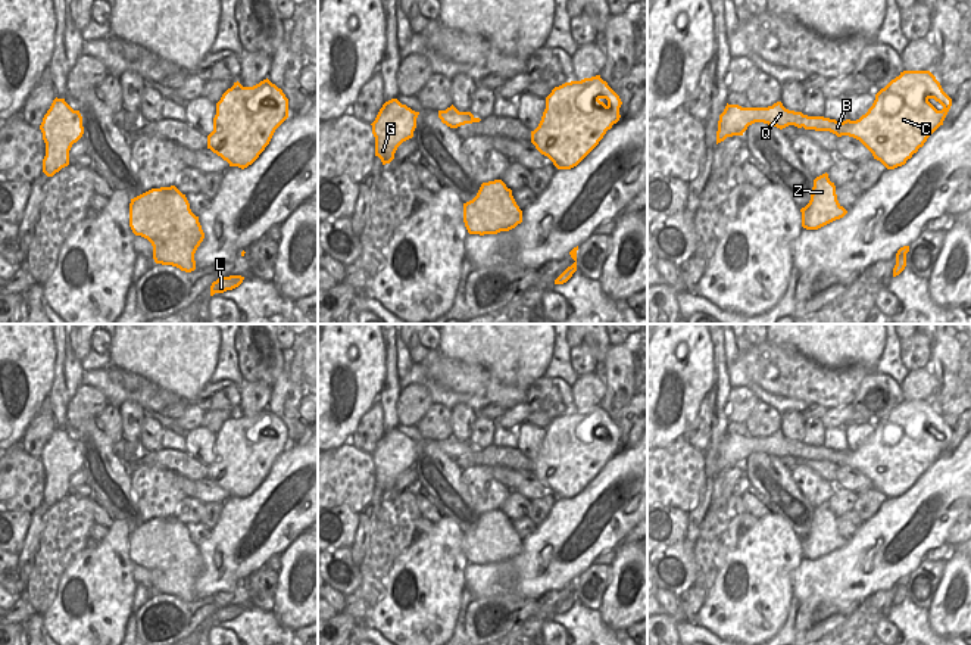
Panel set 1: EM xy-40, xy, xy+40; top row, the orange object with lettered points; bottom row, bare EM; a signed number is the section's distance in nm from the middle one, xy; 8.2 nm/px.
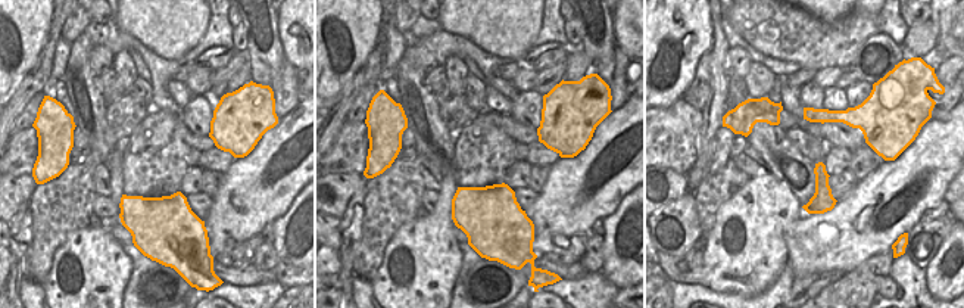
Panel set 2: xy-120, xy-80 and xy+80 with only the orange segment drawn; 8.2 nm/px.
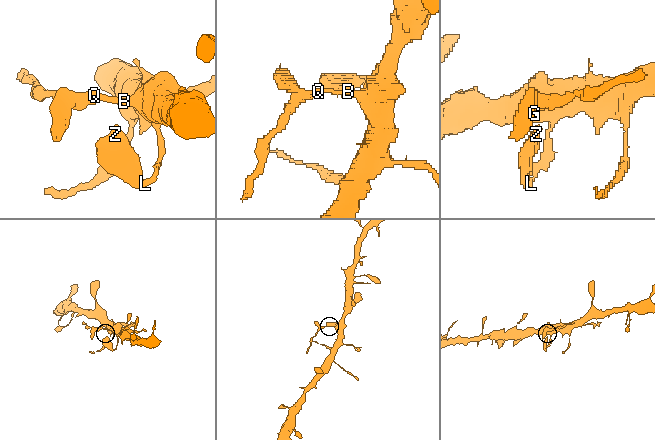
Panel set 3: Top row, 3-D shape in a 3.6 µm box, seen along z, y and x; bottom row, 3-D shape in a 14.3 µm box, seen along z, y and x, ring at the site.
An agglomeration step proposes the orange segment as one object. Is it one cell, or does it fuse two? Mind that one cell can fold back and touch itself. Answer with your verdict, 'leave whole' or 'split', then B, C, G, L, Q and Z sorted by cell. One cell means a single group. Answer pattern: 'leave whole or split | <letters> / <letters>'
split | B C L Z / G Q

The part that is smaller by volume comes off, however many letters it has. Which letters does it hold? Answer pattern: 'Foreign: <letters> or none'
Foreign: G, Q

